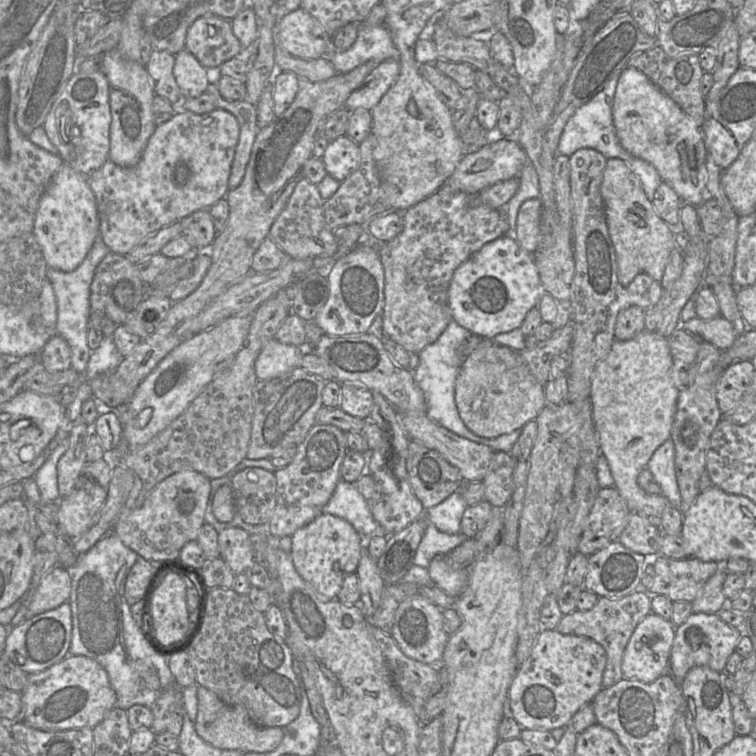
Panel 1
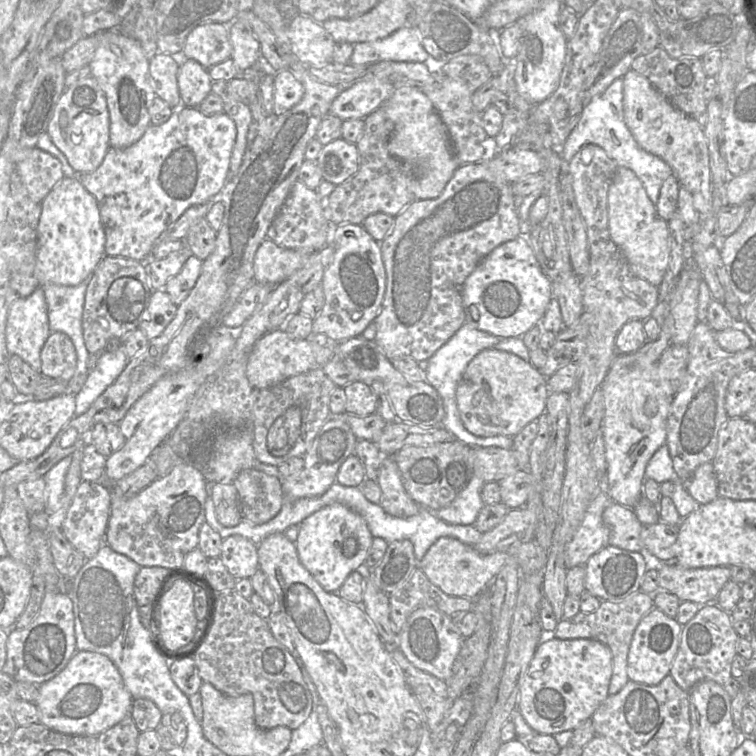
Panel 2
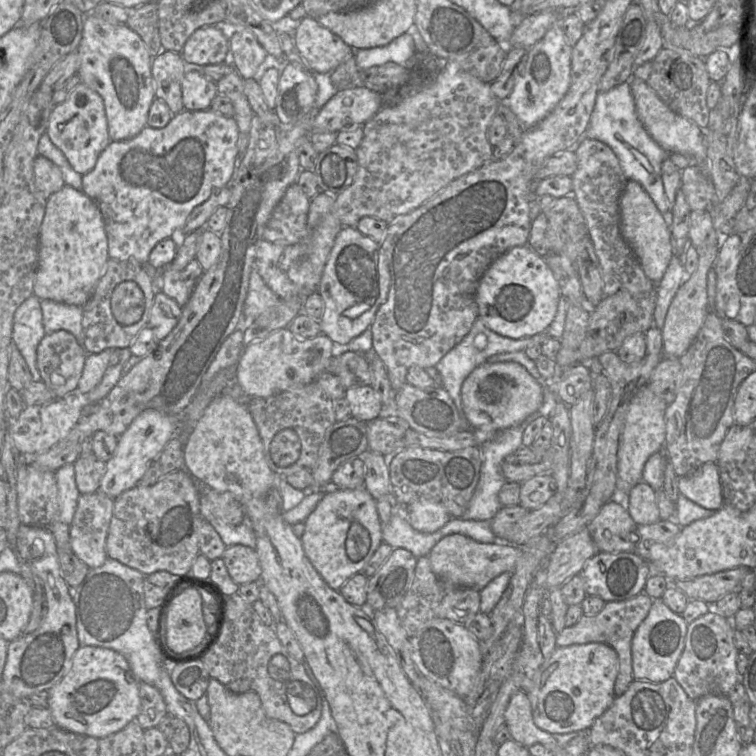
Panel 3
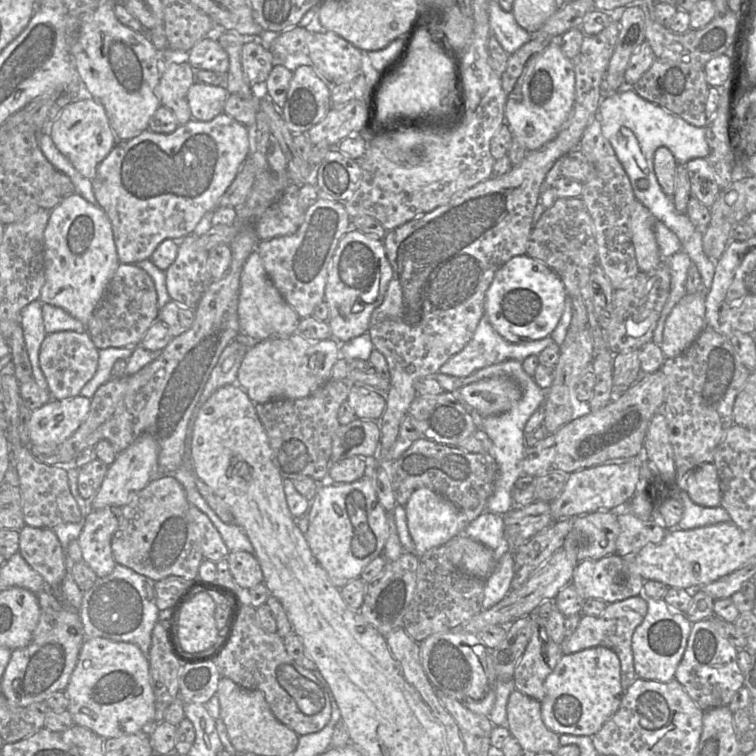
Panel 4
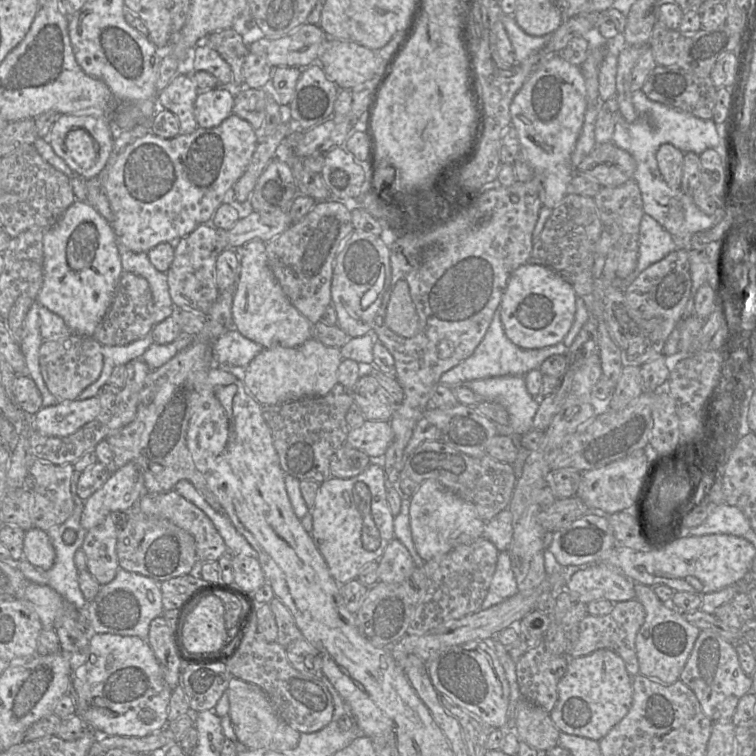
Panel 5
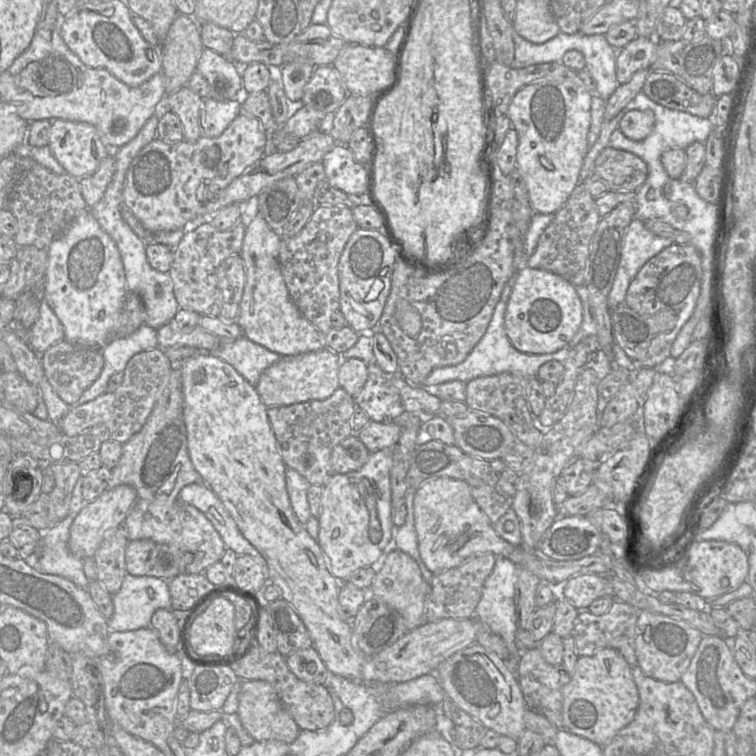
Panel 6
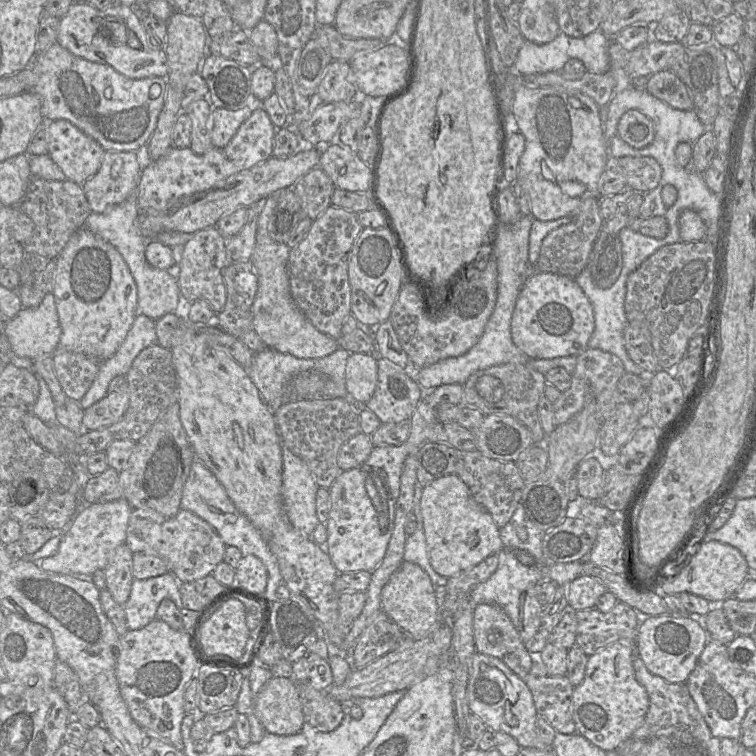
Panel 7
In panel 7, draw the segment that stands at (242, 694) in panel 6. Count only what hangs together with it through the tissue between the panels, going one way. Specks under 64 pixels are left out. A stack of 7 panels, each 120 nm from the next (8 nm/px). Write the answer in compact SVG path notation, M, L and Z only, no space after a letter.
M270 678L254 699L252 711L265 731L275 735L294 735L305 723L298 689L292 678Z

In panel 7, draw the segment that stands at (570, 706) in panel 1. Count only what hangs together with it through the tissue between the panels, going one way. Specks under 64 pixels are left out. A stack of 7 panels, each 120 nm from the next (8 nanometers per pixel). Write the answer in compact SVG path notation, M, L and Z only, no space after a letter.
M613 643L588 657L583 681L573 690L571 712L577 733L605 752L617 750L644 722L649 698L634 677L632 645Z

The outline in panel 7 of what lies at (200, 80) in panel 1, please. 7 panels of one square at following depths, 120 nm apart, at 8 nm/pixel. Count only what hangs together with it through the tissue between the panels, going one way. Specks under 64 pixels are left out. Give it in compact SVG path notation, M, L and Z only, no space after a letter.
M247 107L237 110L213 108L211 116L211 142L213 147L225 147L236 134L240 125L252 114Z

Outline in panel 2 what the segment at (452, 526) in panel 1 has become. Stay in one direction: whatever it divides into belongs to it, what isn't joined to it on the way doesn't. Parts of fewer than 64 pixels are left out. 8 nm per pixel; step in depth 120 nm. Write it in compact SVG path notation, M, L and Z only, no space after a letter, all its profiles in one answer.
M473 475L467 487L449 505L432 512L450 524L473 525L484 506L481 498L484 483L483 479Z

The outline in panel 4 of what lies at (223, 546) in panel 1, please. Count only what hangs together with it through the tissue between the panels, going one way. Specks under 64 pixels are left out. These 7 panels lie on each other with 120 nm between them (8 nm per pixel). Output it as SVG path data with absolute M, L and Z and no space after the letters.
M231 551L226 558L233 580L239 588L248 590L263 582L260 564L253 553Z

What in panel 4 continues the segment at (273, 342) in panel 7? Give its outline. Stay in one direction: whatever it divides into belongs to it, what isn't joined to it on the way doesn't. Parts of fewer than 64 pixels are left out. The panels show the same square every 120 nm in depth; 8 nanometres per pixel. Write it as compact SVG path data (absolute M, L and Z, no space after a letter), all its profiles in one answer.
M257 250L249 255L241 273L238 317L241 334L255 341L266 340L273 336L292 335L297 332L301 319L273 284Z

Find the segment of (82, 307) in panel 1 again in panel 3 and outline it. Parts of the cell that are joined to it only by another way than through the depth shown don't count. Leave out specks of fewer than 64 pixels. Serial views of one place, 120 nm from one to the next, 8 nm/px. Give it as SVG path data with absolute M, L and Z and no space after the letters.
M49 299L40 300L43 326L46 334L65 330L70 332L84 349L82 330L82 307L56 302Z

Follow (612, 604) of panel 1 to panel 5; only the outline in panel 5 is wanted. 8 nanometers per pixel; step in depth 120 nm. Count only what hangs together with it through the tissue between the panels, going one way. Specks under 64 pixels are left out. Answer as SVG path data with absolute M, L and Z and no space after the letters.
M637 599L617 602L611 611L603 616L587 614L578 624L578 639L570 657L586 656L598 649L608 649L617 653L625 663L627 673L633 678L639 674L639 664L635 650L635 638L644 622L645 610Z

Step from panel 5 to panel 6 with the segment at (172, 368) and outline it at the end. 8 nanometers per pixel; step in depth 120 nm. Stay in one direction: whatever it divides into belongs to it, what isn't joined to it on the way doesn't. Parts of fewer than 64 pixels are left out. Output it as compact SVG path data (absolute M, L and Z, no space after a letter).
M174 366L169 383L158 398L142 429L122 446L122 455L112 469L108 488L121 484L133 487L138 499L178 499L180 490L191 483L203 482L188 452L183 418L183 390L180 366Z

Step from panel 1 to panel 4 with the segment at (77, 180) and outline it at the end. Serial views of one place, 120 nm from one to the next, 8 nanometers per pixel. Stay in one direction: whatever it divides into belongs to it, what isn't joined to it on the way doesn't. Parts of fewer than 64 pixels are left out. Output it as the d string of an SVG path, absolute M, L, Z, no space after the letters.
M74 192L51 210L44 231L45 283L41 303L60 307L85 326L120 264L105 211Z

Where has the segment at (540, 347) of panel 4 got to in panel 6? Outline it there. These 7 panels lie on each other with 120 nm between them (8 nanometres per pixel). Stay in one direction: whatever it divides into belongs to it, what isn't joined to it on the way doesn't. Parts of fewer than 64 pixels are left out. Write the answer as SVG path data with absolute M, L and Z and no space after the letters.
M515 275L505 284L486 333L470 352L467 358L457 365L444 366L434 369L425 379L423 383L424 387L438 386L442 383L453 380L459 380L467 384L471 380L478 377L493 376L501 373L514 373L523 377L536 377L539 368L544 363L551 360L564 362L568 358L571 350L569 345L556 352L548 354L523 353L512 345L505 330L505 312L514 282Z

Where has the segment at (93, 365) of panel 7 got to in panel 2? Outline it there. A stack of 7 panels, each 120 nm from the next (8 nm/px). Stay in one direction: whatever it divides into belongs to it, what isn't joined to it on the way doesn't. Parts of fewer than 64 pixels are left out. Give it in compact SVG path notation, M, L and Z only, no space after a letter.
M52 332L44 343L41 353L41 374L69 382L76 369L74 345L63 332Z

